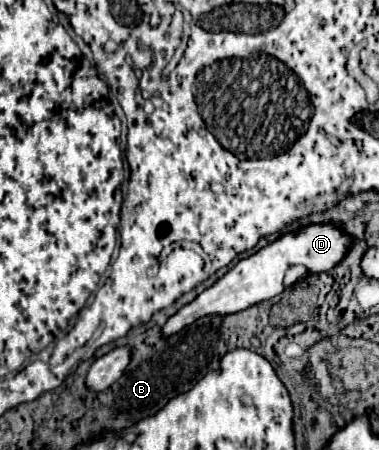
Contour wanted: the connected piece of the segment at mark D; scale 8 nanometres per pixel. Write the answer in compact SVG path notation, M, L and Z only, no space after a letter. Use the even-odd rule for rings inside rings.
M323 222L323 224L309 224L299 228L297 232L287 232L279 236L275 242L267 244L265 248L257 250L255 254L239 260L223 278L219 278L211 288L201 292L191 304L183 306L175 316L167 320L163 326L163 334L171 336L181 332L185 326L193 324L201 316L209 314L233 314L245 308L251 308L253 304L259 304L263 300L275 298L285 290L283 276L289 264L303 264L311 272L329 272L333 270L349 252L353 246L351 234L345 230L339 222Z

